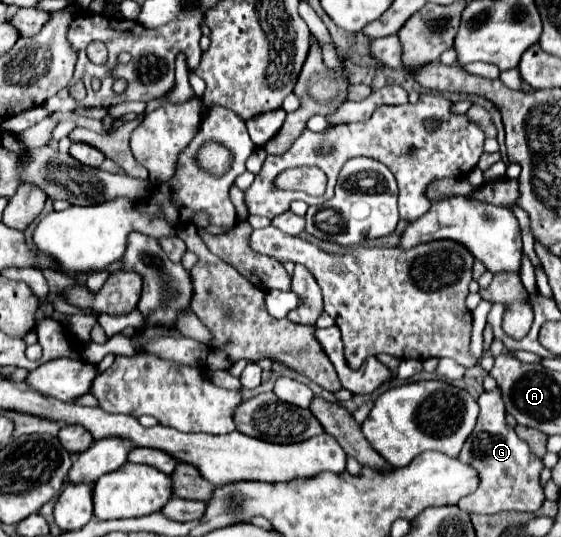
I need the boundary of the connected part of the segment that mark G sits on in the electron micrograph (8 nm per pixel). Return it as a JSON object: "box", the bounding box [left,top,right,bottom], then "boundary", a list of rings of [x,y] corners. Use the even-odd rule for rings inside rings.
{"box":[457,388,545,514],"boundary":[[[499,388],[483,392],[479,398],[479,418],[477,426],[467,438],[459,460],[473,466],[479,472],[481,484],[479,488],[465,496],[457,506],[465,512],[475,514],[497,514],[505,510],[513,512],[537,512],[545,502],[545,494],[541,488],[541,470],[543,460],[535,456],[525,440],[517,436],[517,432],[505,422],[505,404],[499,394]]]}

